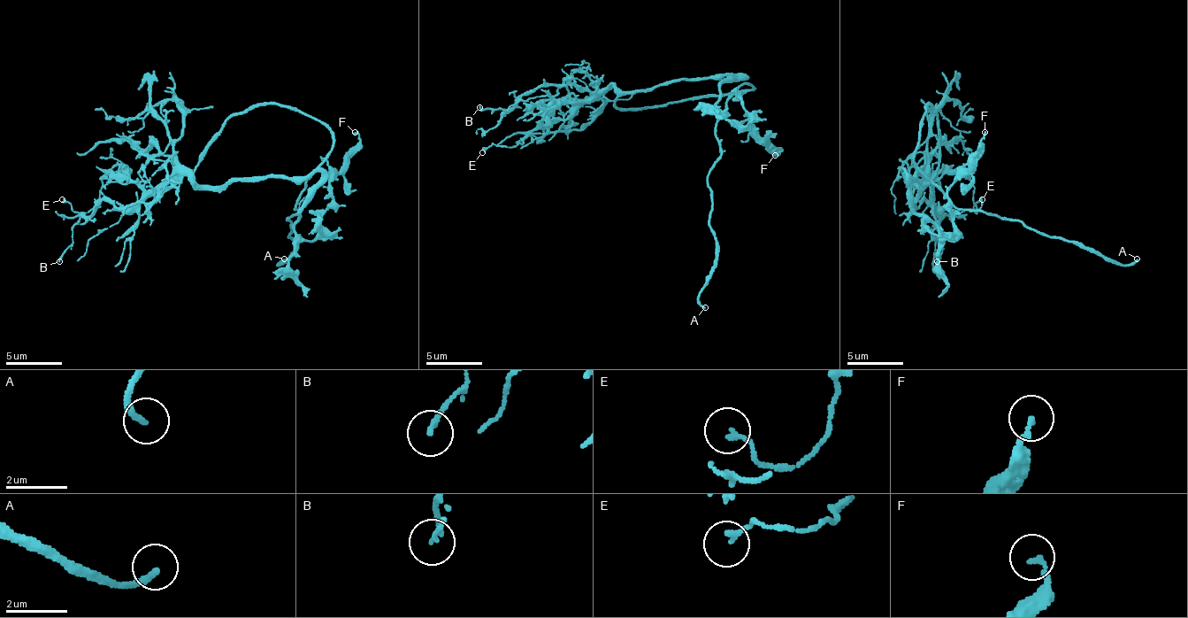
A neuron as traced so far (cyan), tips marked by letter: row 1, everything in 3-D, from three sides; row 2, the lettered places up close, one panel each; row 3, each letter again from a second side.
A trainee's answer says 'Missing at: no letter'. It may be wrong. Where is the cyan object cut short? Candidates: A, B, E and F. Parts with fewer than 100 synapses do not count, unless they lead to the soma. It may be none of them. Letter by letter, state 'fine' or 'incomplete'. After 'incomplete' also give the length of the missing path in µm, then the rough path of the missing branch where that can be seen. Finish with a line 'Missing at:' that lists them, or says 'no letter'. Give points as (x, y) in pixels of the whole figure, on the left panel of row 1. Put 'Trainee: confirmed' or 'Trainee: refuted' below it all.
A: incomplete; missing 10 µm; course (284, 258), (303, 247), (312, 225), (326, 202), (303, 180)
B: fine
E: fine
F: fine
Missing at: A
Trainee: refuted

